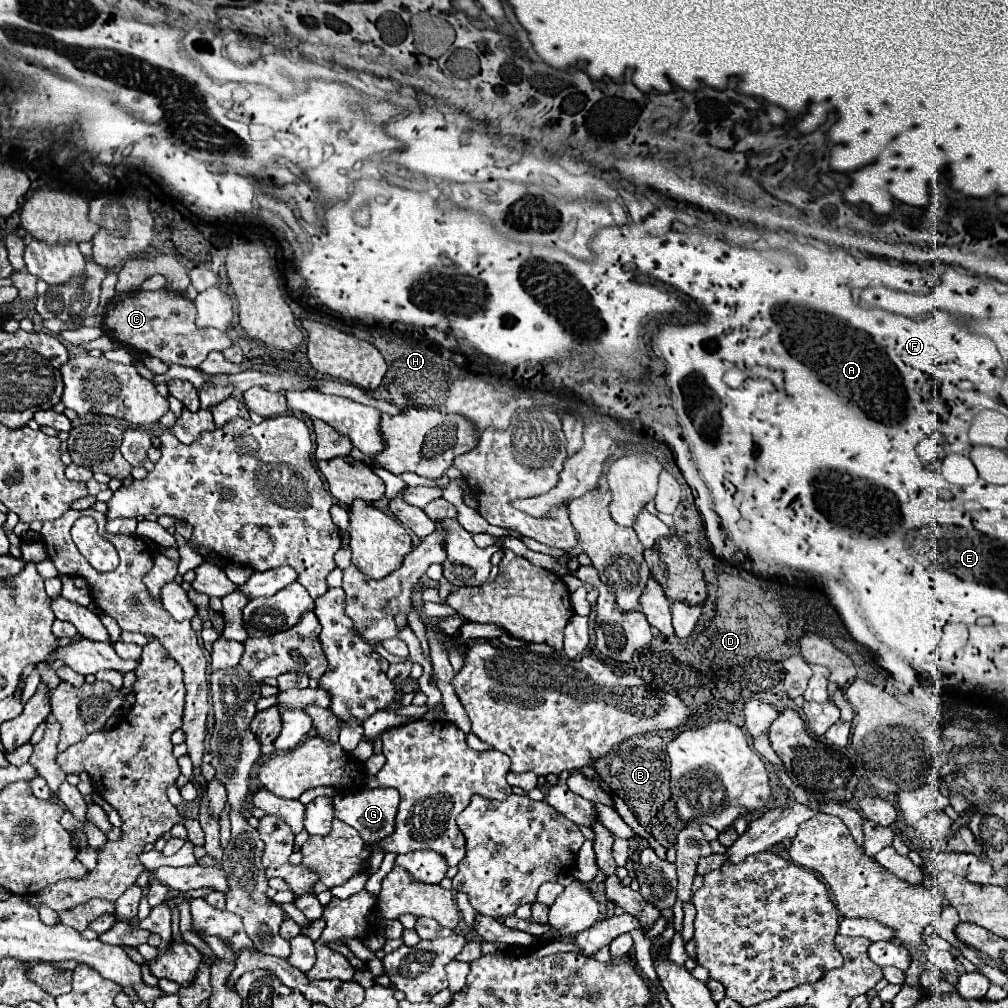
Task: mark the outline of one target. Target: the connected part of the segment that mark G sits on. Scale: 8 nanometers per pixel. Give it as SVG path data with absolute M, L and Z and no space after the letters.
M392 787L364 789L362 793L350 793L350 795L336 795L334 797L334 817L338 817L340 821L348 823L350 827L354 827L360 833L360 837L370 847L374 847L372 849L372 857L370 857L370 873L378 871L378 867L382 863L382 857L384 857L384 853L376 847L378 841L386 839L396 829L394 817L396 817L396 811L398 811L398 803L400 803L400 793L396 789L392 789Z

